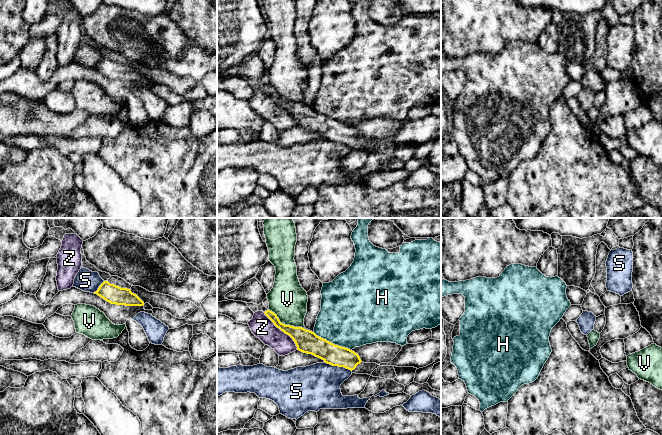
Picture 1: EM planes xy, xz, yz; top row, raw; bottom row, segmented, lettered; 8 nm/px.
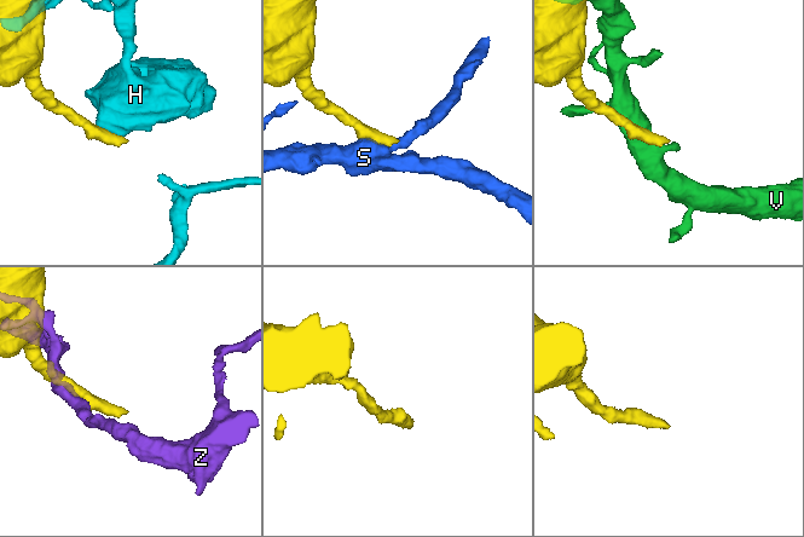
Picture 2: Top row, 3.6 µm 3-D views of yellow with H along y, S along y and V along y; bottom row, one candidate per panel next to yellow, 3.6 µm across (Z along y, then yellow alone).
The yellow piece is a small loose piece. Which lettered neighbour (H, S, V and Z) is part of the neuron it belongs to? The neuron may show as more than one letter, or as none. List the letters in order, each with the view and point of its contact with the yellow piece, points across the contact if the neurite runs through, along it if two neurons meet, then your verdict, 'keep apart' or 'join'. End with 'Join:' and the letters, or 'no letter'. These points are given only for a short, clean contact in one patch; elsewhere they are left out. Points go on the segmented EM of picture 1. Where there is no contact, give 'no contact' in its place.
H: meets yellow in xz at (332, 343); keep apart
S: meets yellow in xz at (338, 366); keep apart
V: meets yellow in xz at (287, 325); keep apart
Z: meets yellow in xz at (282, 330); keep apart
Join: no letter

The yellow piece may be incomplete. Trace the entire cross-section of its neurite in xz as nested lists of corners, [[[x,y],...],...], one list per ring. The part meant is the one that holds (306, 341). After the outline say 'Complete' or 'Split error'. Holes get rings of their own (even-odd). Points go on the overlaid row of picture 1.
[[[270,310],[264,312],[274,325],[289,335],[297,346],[297,350],[312,354],[332,366],[344,367],[356,374],[368,374],[380,365],[376,363],[364,363],[354,351],[335,345],[326,339],[317,336],[314,332],[302,327],[285,325],[280,322],[275,313]]]. Split error

